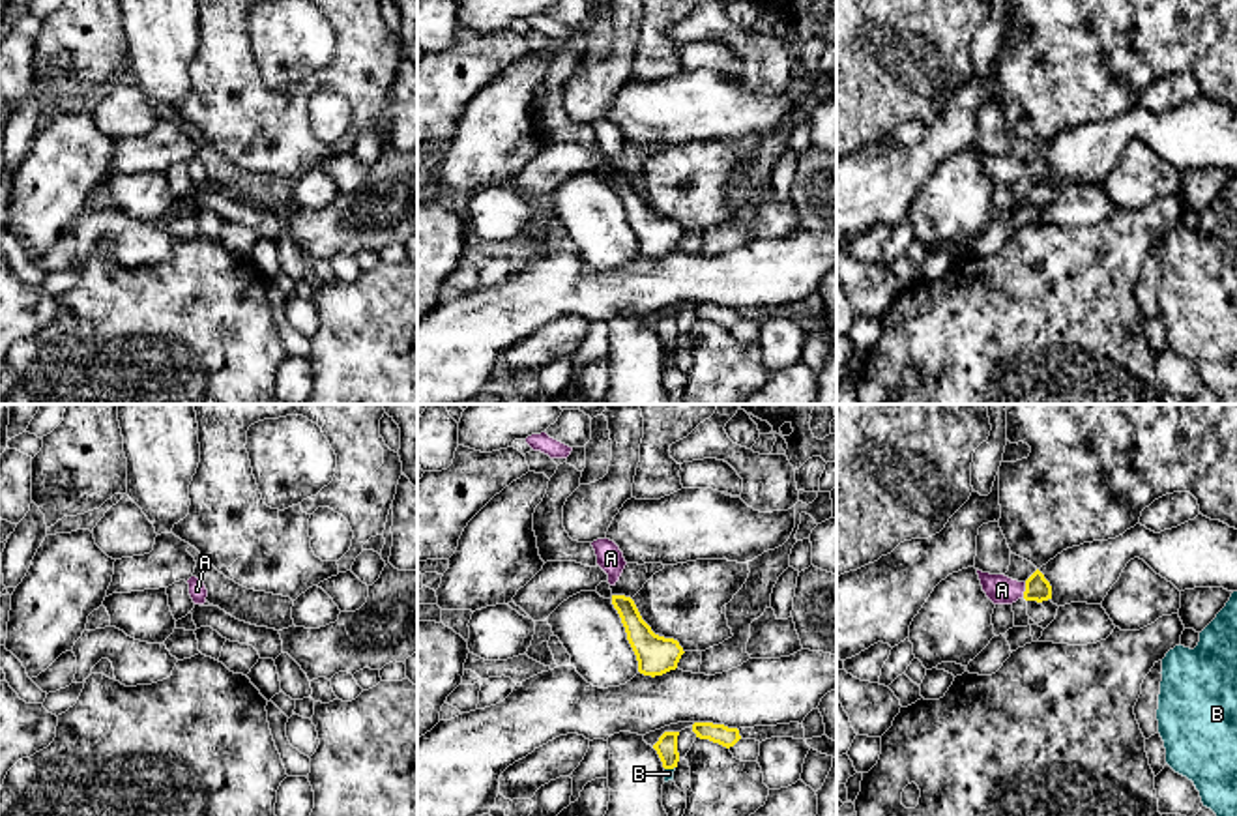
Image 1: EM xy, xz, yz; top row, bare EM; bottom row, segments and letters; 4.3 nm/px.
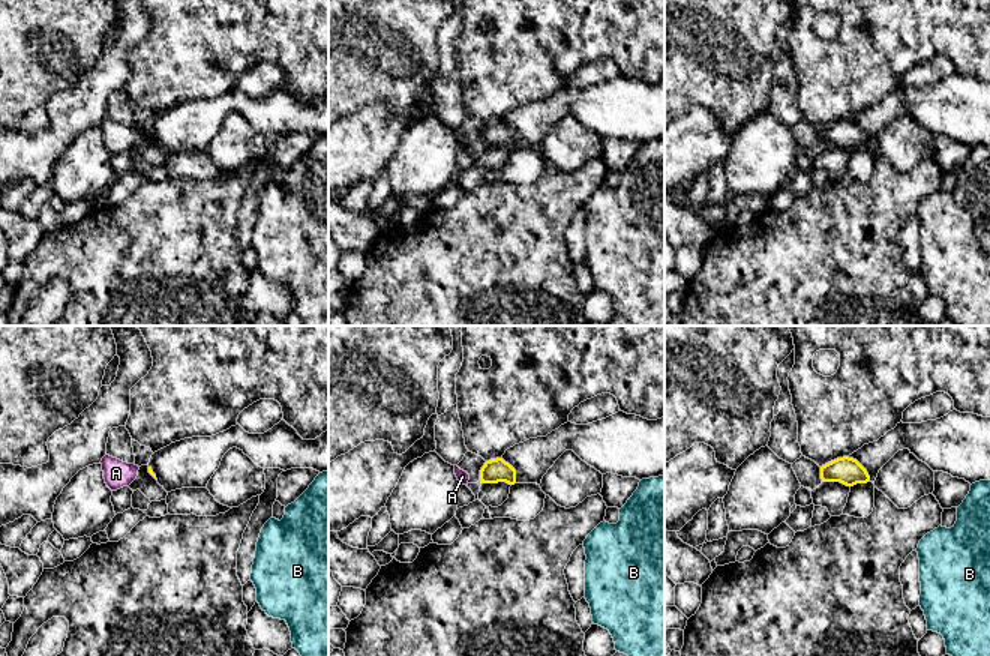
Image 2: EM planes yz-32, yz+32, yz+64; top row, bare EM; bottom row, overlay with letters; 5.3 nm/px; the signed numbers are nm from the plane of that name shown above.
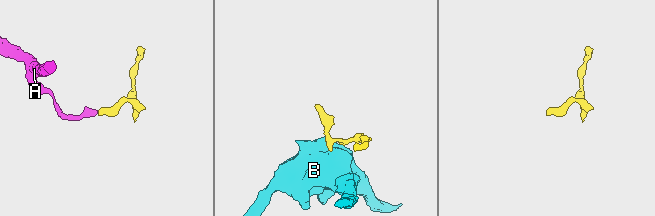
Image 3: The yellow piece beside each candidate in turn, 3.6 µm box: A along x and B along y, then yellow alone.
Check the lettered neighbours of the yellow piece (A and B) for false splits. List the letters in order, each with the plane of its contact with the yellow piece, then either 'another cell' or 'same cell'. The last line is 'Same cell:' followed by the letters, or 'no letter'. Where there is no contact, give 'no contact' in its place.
A: yz | same cell
B: xz | another cell
Same cell: A

